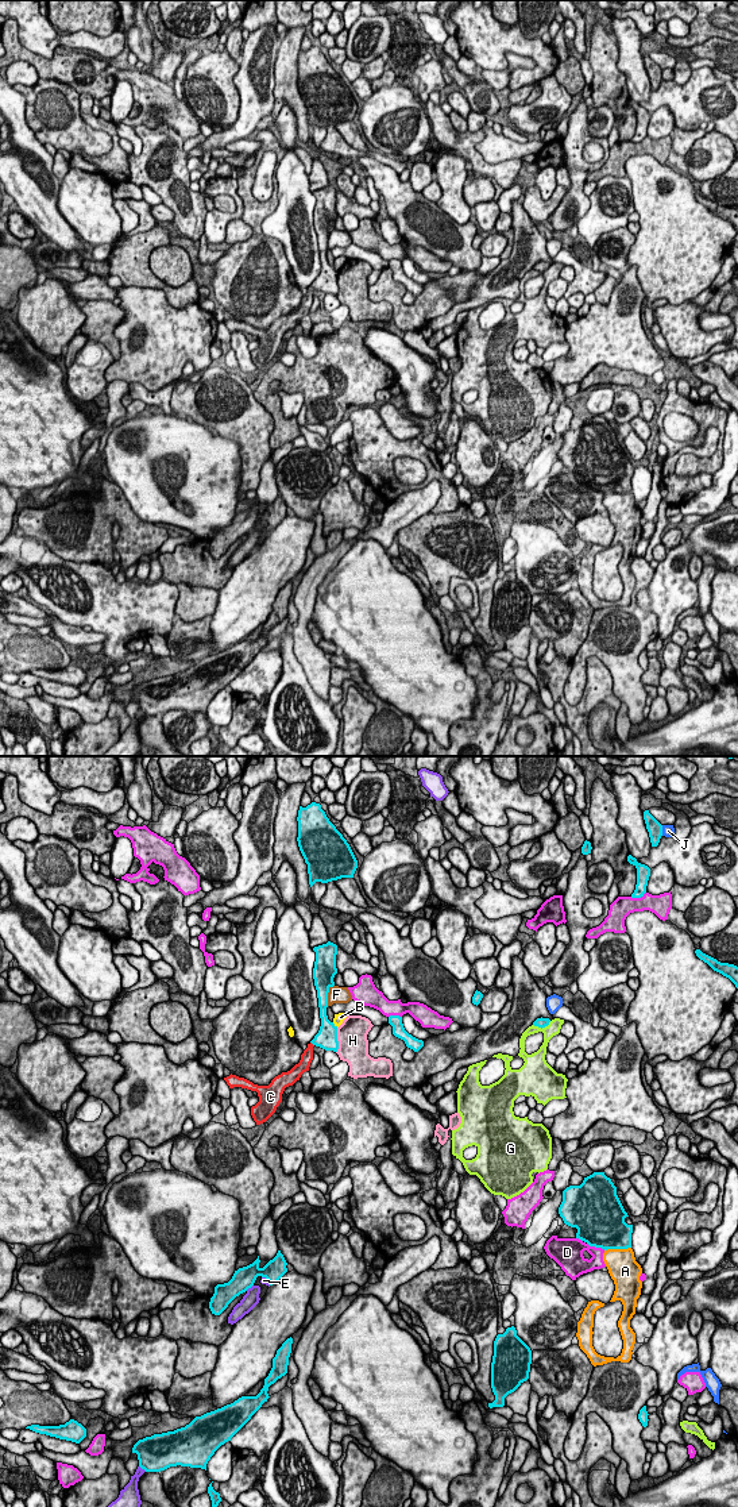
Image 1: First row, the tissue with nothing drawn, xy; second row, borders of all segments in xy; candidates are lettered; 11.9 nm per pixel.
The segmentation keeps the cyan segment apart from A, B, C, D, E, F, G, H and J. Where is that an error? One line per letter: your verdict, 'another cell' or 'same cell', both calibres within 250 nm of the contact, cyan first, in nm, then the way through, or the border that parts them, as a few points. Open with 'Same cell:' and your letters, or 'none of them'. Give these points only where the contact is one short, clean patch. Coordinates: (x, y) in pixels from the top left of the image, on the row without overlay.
Same cell: C
A: another cell; 440 nm thick on the cyan side, 360 nm on the other
B: another cell; 260 nm thick on the cyan side, 120 nm on the other
C: same cell; 260 nm thick on the cyan side, 140 nm on the other; runs through xy (327, 281), (312, 286), (306, 301)
D: another cell; 500 nm thick on the cyan side, 200 nm on the other
E: another cell; 260 nm thick on the cyan side, 180 nm on the other
F: another cell; 240 nm thick on the cyan side, 200 nm on the other
G: another cell; 130 nm thick on the cyan side, 160 nm on the other
H: another cell; 260 nm thick on the cyan side, 360 nm on the other
J: another cell; 180 nm thick on the cyan side, 160 nm on the other

